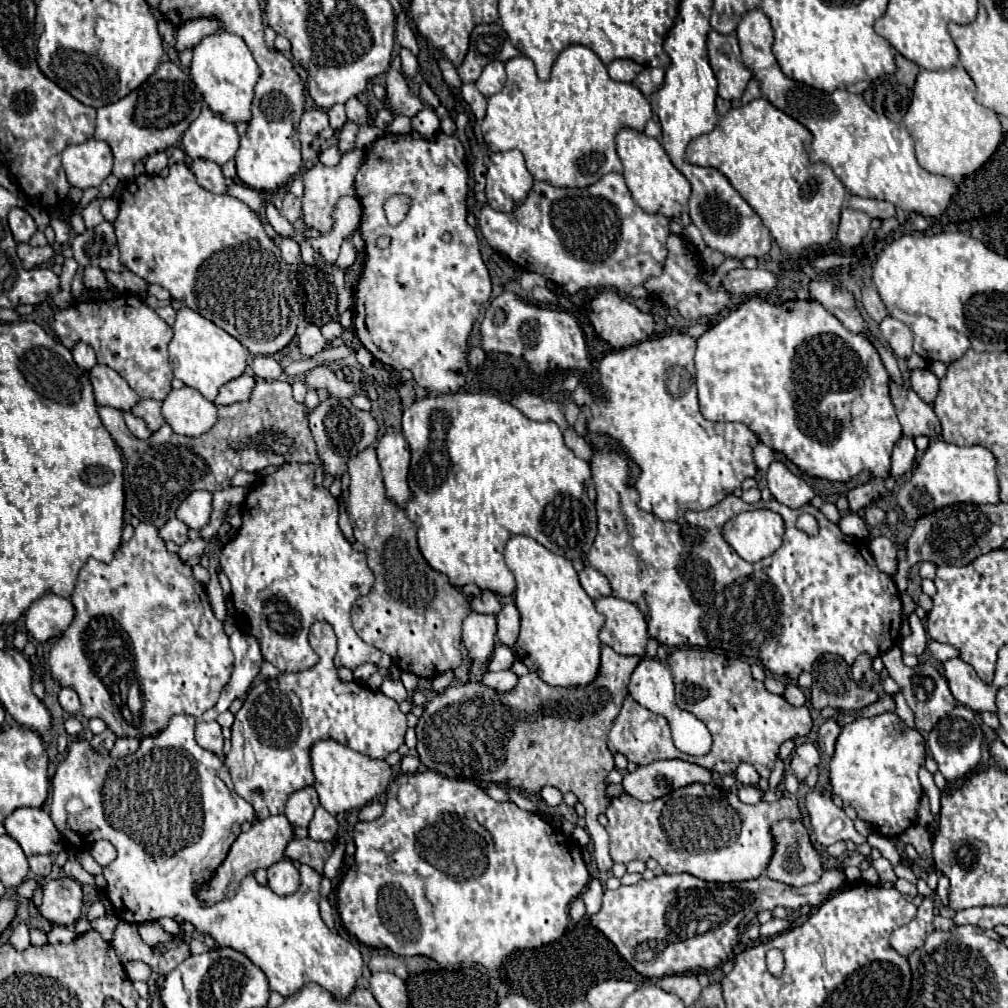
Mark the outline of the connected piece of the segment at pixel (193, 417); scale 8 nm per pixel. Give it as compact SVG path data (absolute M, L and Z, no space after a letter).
M188 386L172 390L164 398L162 414L172 430L182 436L200 436L208 432L218 420L216 406L198 390Z

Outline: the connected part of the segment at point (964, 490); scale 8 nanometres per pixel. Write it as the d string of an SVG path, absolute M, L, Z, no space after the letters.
M936 440L918 460L918 466L908 482L898 492L898 504L908 520L918 520L942 506L952 506L958 502L974 504L998 504L1000 484L996 474L996 458L984 446L956 446L944 440Z

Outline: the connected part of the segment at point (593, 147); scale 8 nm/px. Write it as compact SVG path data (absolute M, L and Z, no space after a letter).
M580 44L568 46L560 52L548 82L540 82L534 62L524 54L506 62L506 76L508 80L504 90L488 98L488 112L482 122L484 142L492 152L518 148L524 154L528 172L534 176L534 180L550 182L556 188L586 188L608 172L622 172L622 162L614 150L616 132L622 128L642 132L646 122L652 118L652 108L644 94L634 84L614 82L600 58L590 48Z

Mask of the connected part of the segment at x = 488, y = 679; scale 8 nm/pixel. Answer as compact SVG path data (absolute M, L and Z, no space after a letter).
M510 668L500 670L500 672L486 672L482 678L482 684L490 686L494 690L502 690L502 692L512 690L512 686L516 686L516 682L518 682L518 676Z

